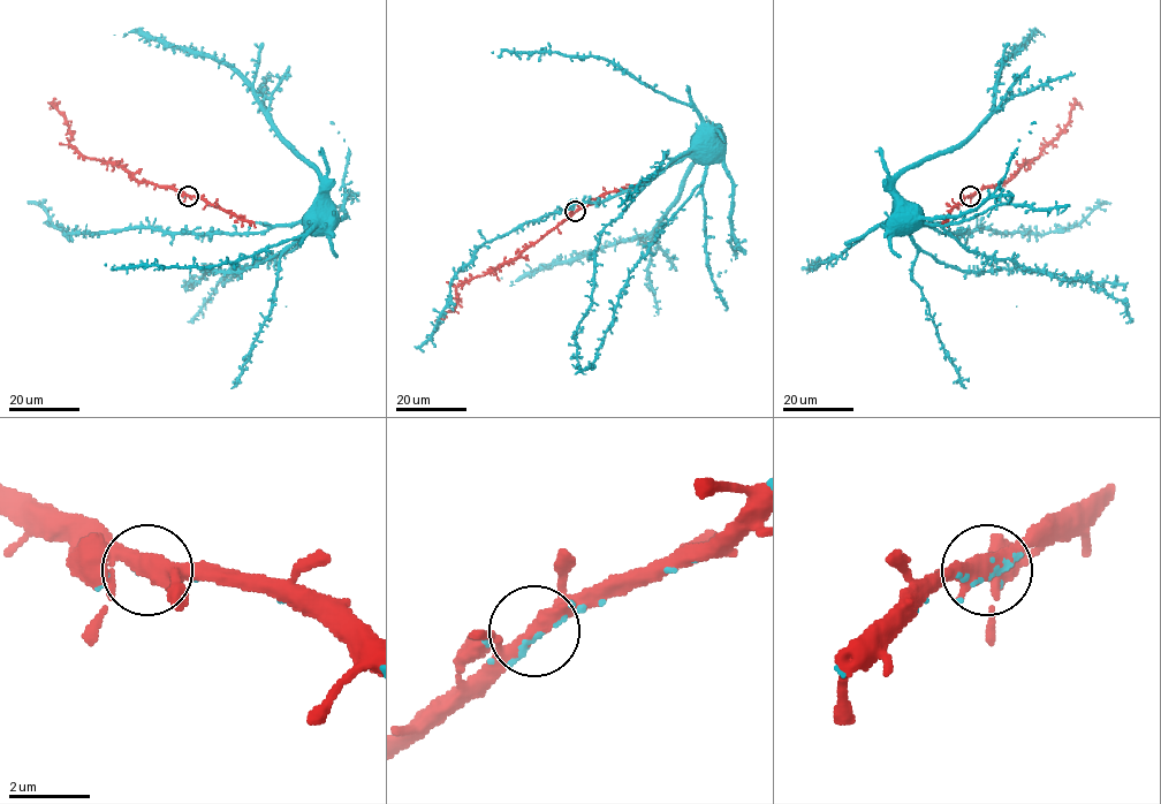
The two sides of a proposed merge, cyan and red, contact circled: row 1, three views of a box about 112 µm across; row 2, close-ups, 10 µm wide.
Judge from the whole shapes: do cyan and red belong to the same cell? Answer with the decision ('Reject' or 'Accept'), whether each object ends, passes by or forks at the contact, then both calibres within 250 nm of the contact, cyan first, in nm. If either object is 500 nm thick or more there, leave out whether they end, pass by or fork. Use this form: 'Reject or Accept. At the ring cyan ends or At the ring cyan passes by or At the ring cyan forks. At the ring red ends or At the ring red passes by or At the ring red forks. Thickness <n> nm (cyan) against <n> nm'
Accept. At the ring cyan forks. At the ring red forks. Thickness 60 nm (cyan) against 360 nm

